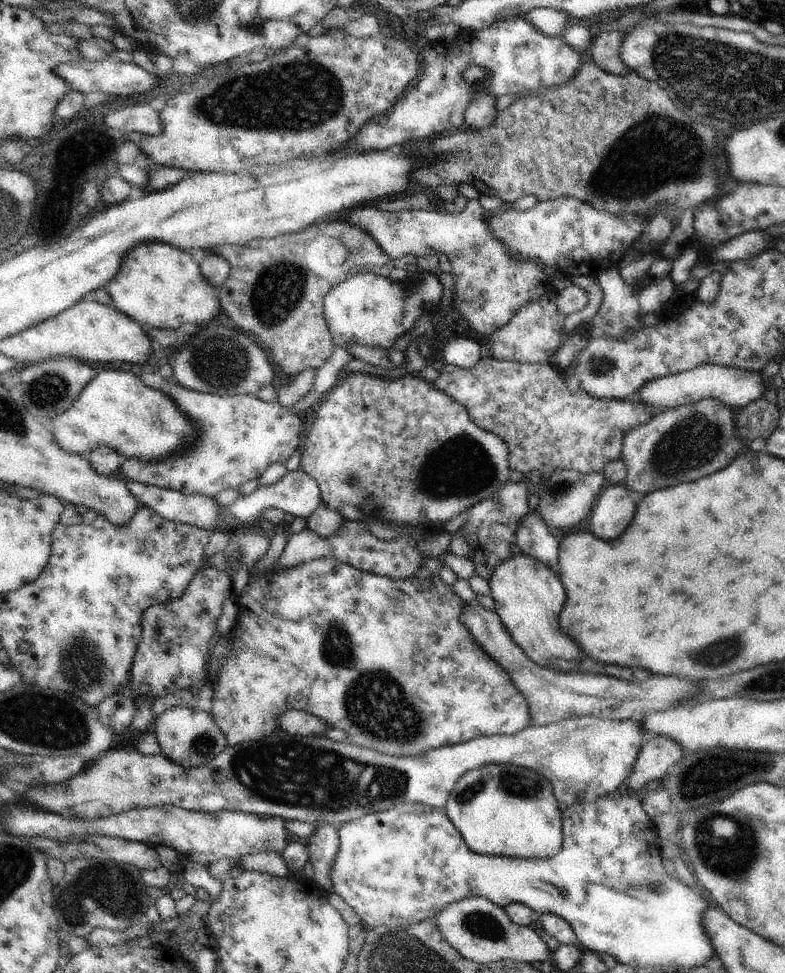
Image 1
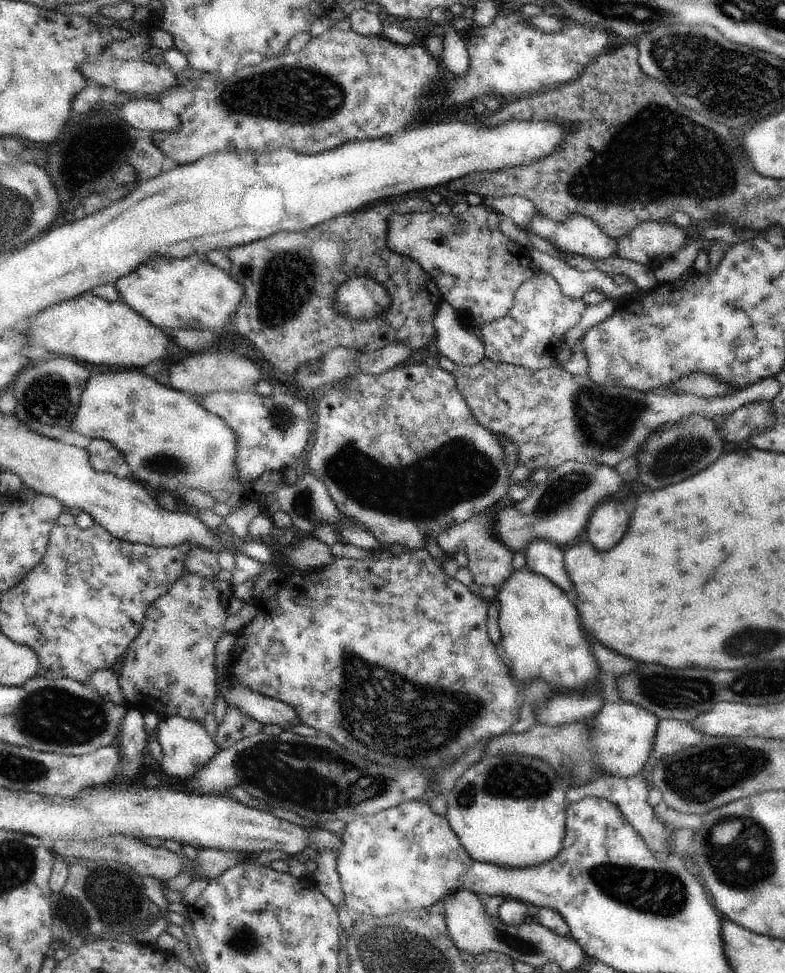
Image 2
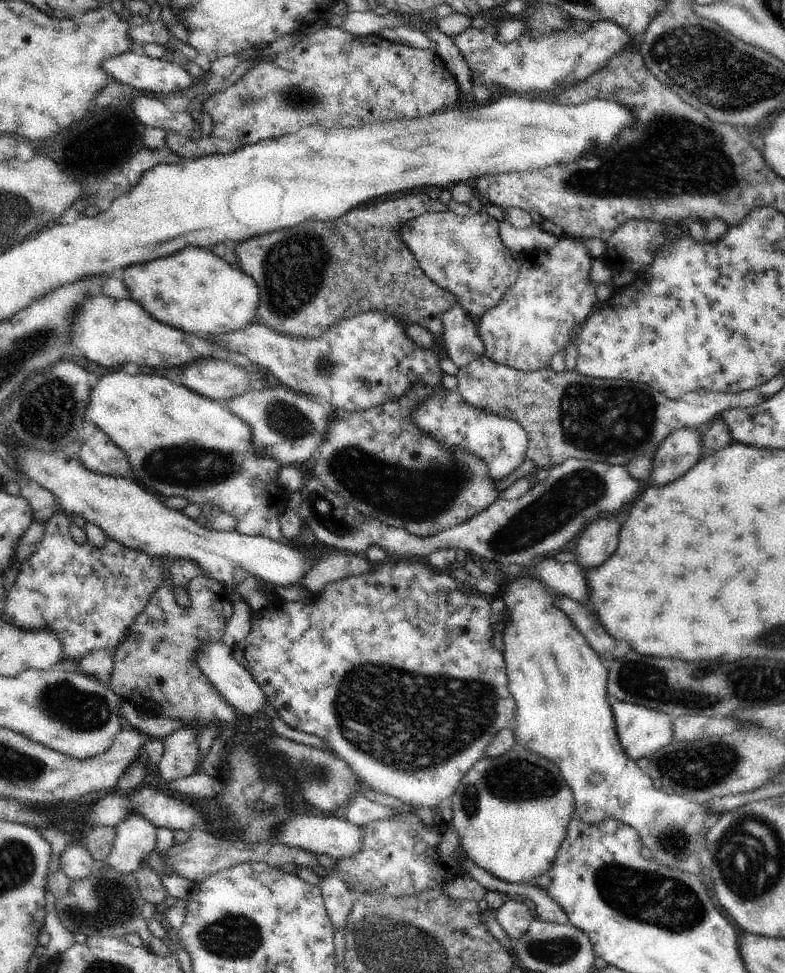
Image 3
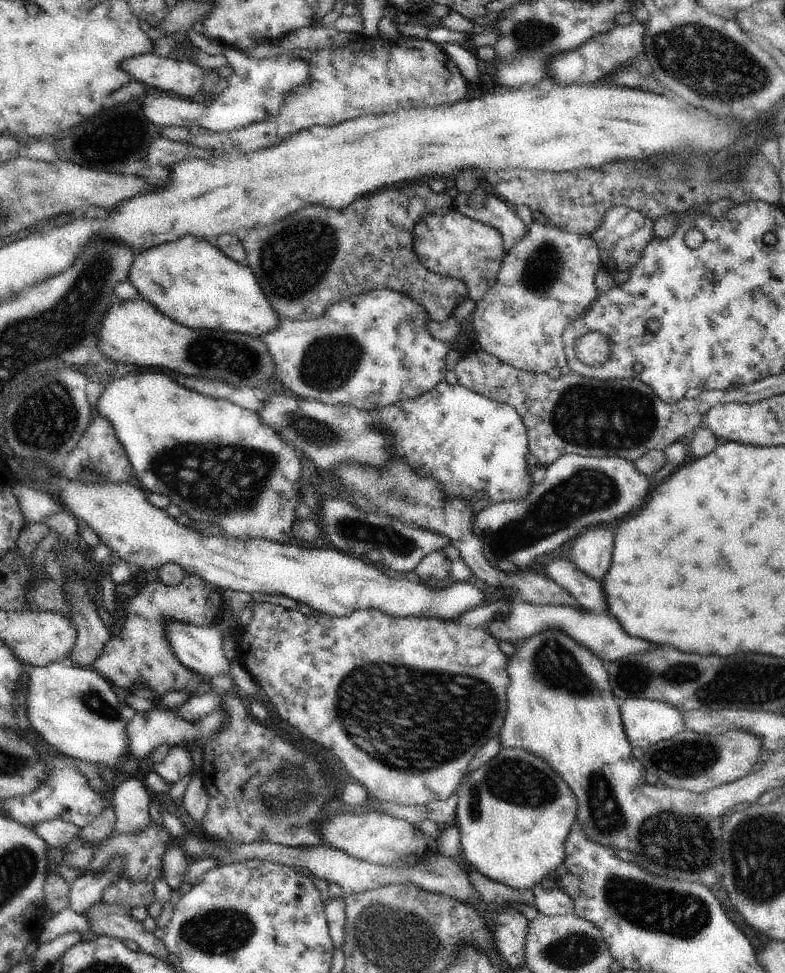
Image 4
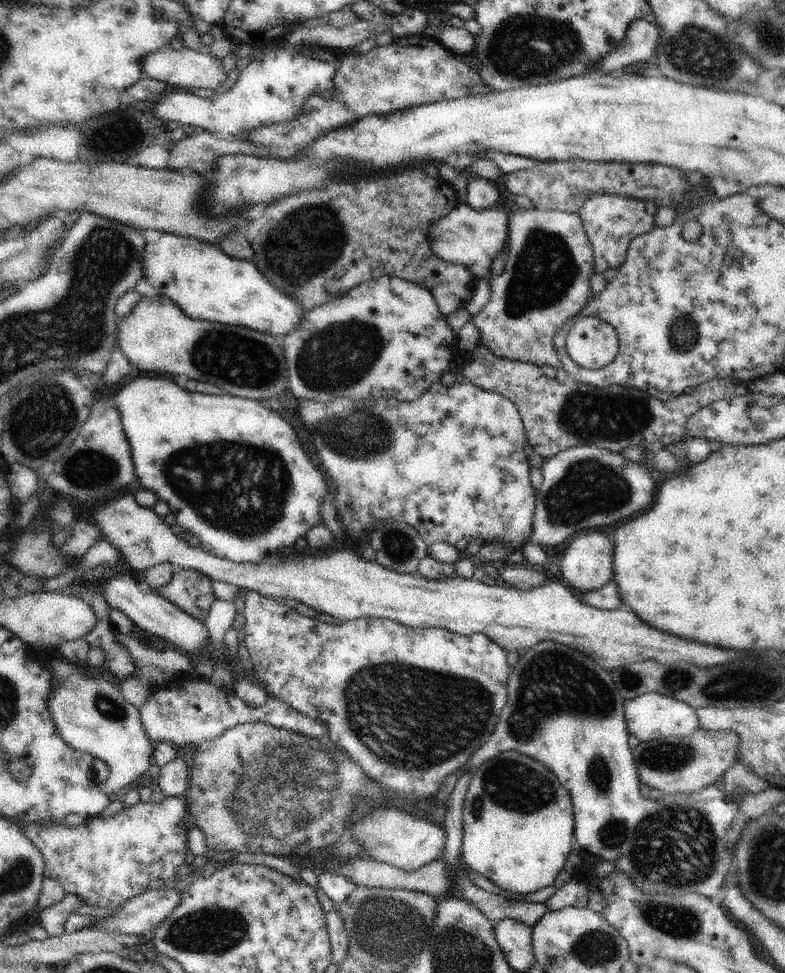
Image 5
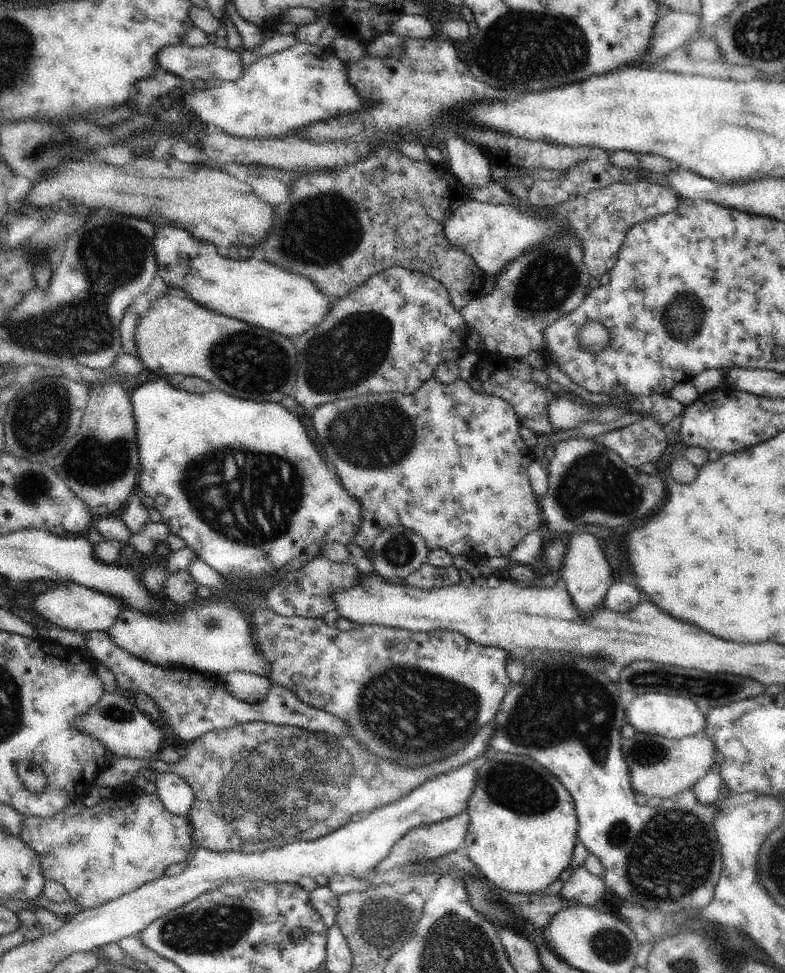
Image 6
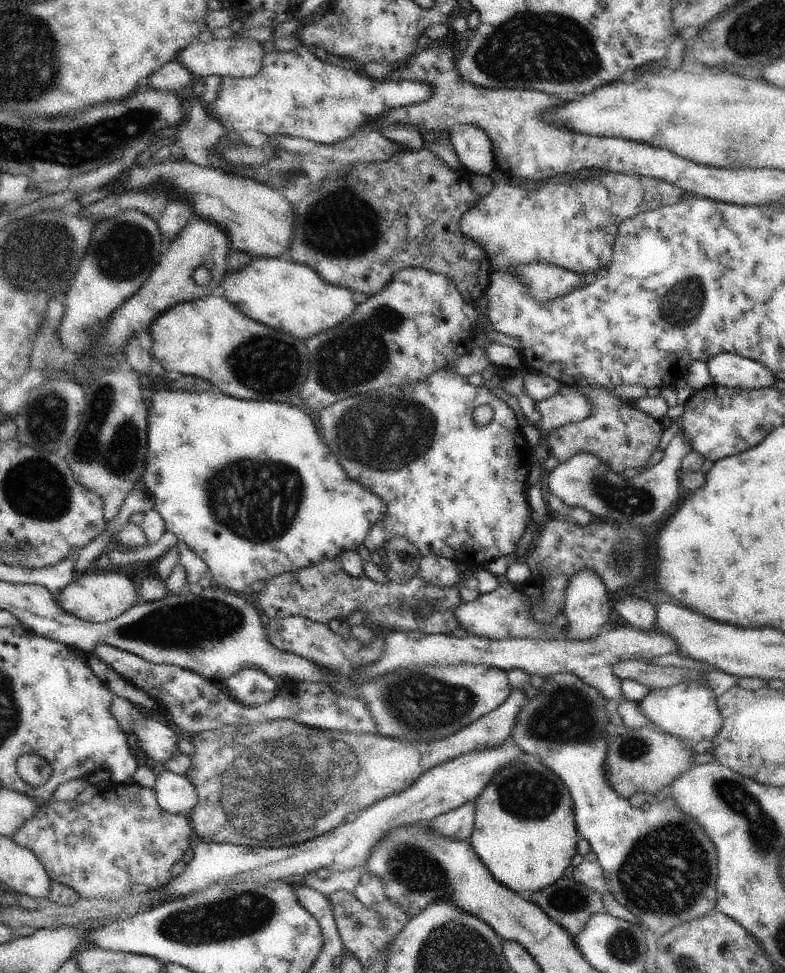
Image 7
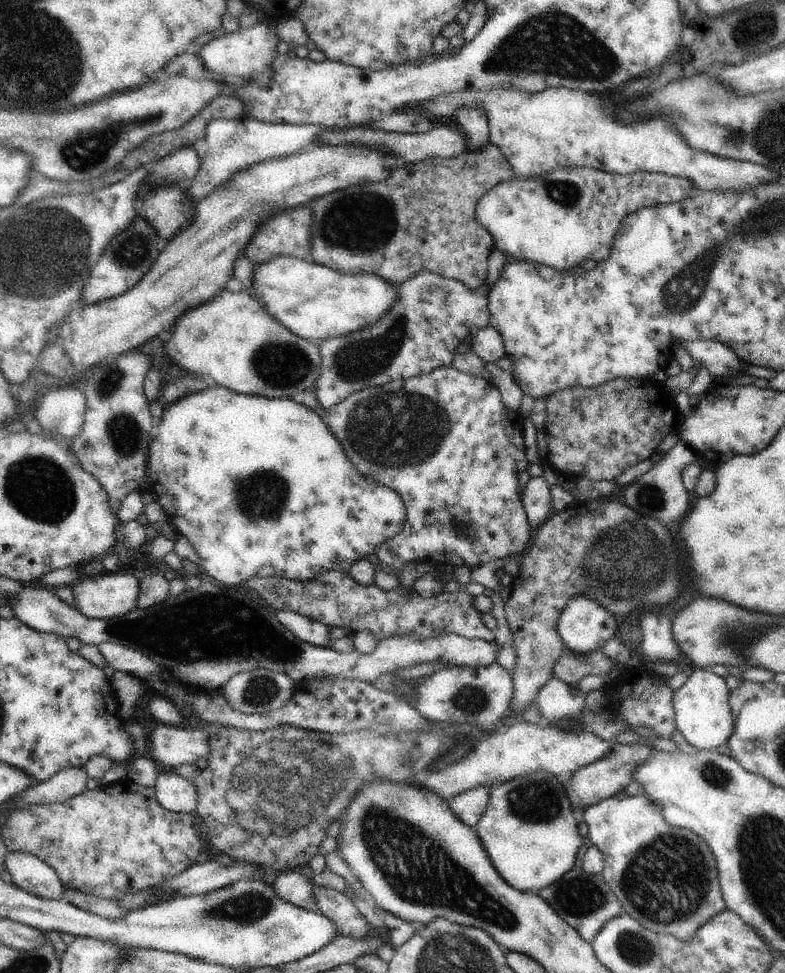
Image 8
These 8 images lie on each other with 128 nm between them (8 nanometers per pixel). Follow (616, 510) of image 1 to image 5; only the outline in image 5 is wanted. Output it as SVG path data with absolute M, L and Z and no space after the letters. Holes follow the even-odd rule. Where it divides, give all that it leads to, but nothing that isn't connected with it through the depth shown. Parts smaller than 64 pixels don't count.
M590 530L572 538L562 558L562 576L574 591L585 593L613 580L613 550L601 530Z

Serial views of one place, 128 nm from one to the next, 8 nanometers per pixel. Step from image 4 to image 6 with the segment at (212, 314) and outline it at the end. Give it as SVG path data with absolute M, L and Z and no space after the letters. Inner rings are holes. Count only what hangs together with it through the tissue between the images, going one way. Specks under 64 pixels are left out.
M160 228L152 248L158 262L158 276L168 286L180 288L188 298L212 312L238 318L288 338L297 338L320 324L334 303L333 298L322 295L307 277L288 273L263 260L232 260L228 256L218 256L212 244L202 244L178 228Z

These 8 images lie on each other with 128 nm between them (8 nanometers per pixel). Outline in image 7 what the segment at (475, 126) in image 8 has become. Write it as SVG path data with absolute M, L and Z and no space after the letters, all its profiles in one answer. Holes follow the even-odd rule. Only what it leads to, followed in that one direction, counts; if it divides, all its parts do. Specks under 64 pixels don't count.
M456 125L445 135L463 171L488 176L496 170L493 146L484 131L472 125Z

